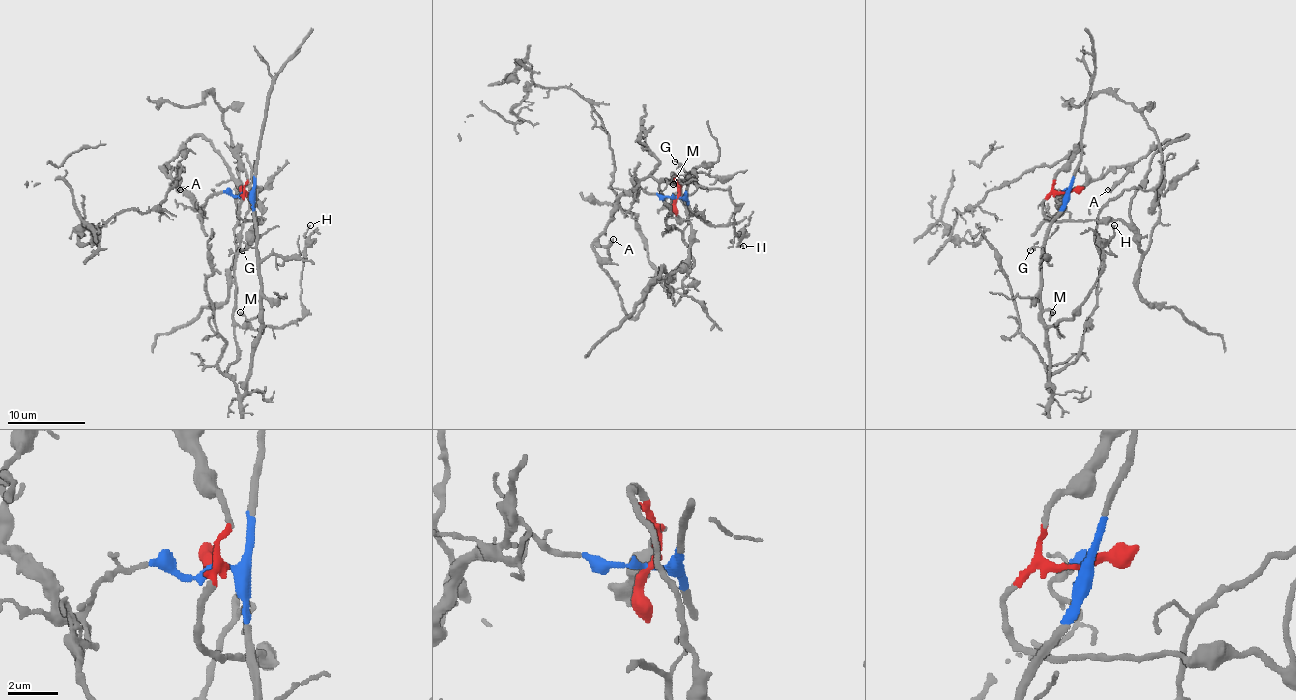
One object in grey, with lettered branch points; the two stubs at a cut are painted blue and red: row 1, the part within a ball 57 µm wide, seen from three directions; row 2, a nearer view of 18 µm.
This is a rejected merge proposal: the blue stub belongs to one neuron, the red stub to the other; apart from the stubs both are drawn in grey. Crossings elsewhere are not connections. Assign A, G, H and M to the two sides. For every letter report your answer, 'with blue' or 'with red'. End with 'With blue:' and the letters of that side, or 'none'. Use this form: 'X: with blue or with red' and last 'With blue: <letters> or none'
A: with red
G: with blue
H: with blue
M: with blue
With blue: G, H, M

